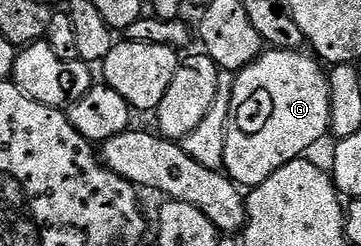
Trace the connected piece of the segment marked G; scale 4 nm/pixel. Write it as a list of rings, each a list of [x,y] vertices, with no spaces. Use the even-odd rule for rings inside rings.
[[[268,47],[259,59],[235,74],[223,172],[241,187],[260,186],[279,168],[303,158],[307,149],[329,136],[328,75],[315,56],[305,53]]]

